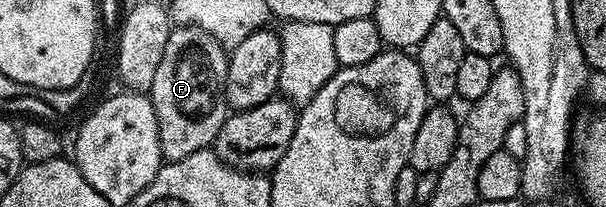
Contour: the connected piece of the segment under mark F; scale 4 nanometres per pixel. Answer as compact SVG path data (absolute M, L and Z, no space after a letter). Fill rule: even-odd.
M177 25L169 29L166 52L162 52L150 91L158 120L160 152L167 161L182 160L190 152L207 150L215 143L230 113L224 98L228 56L229 51L202 28Z

